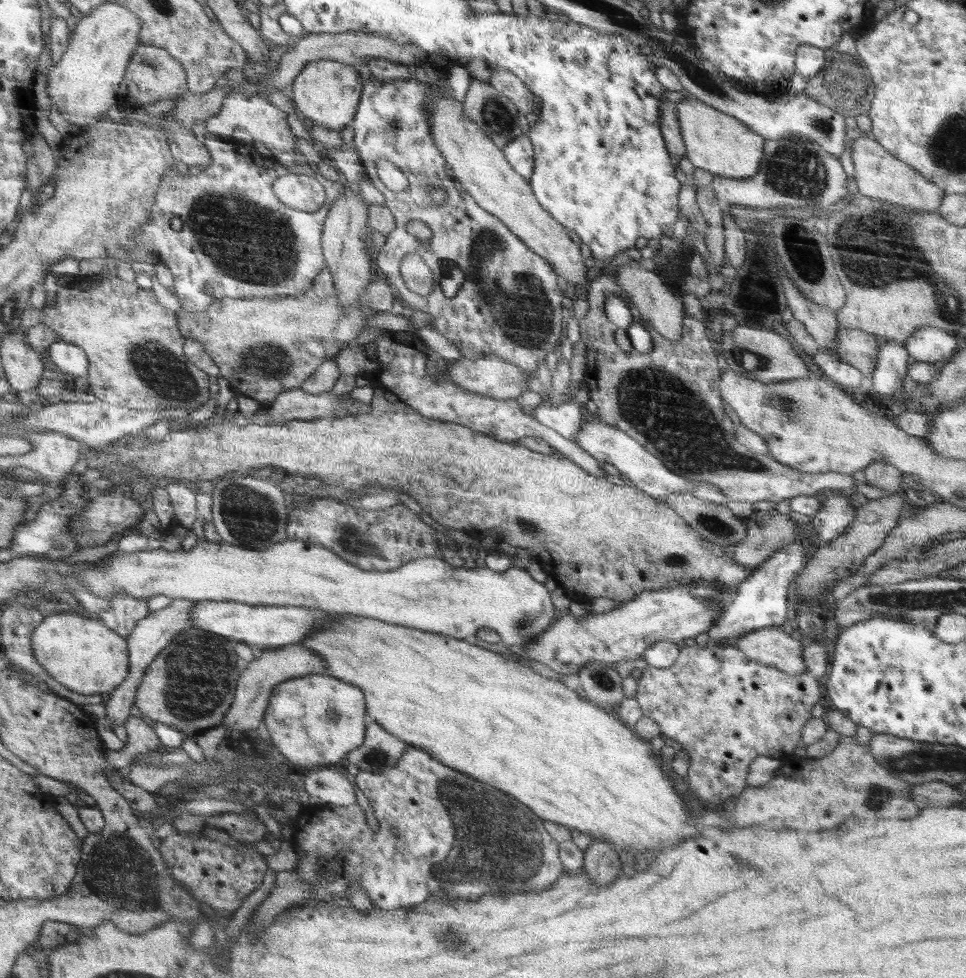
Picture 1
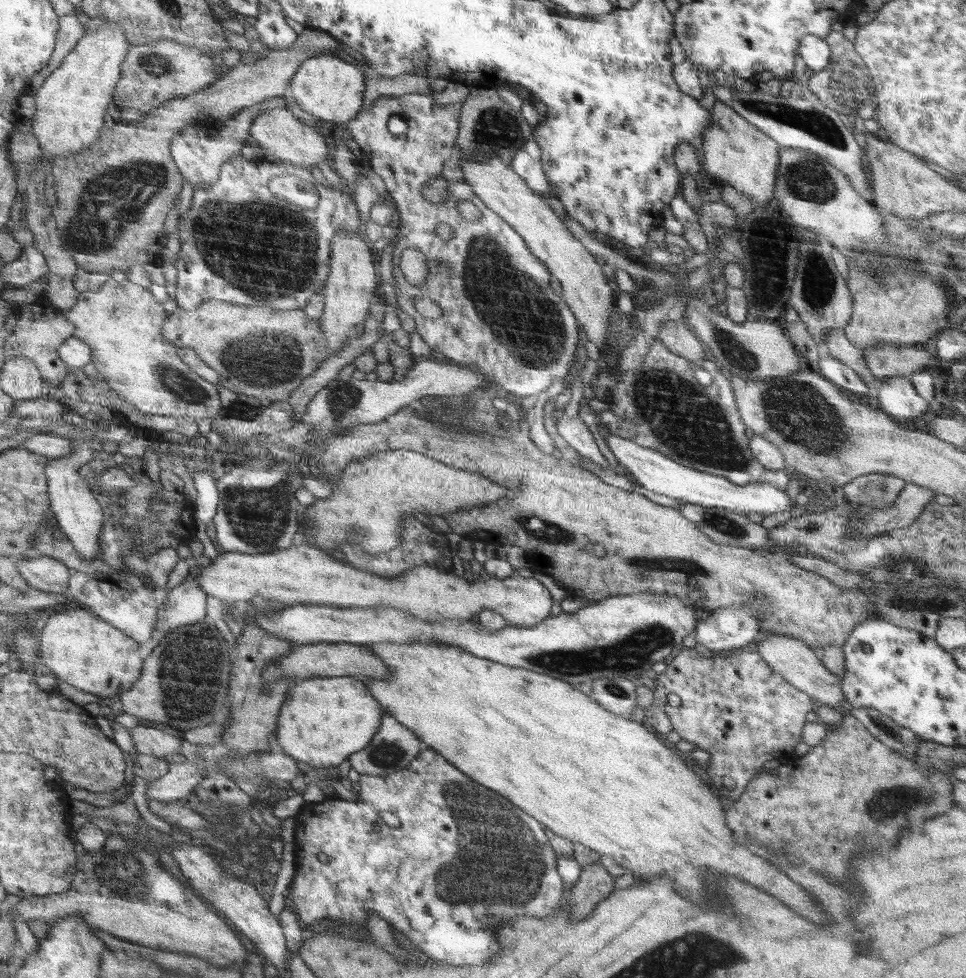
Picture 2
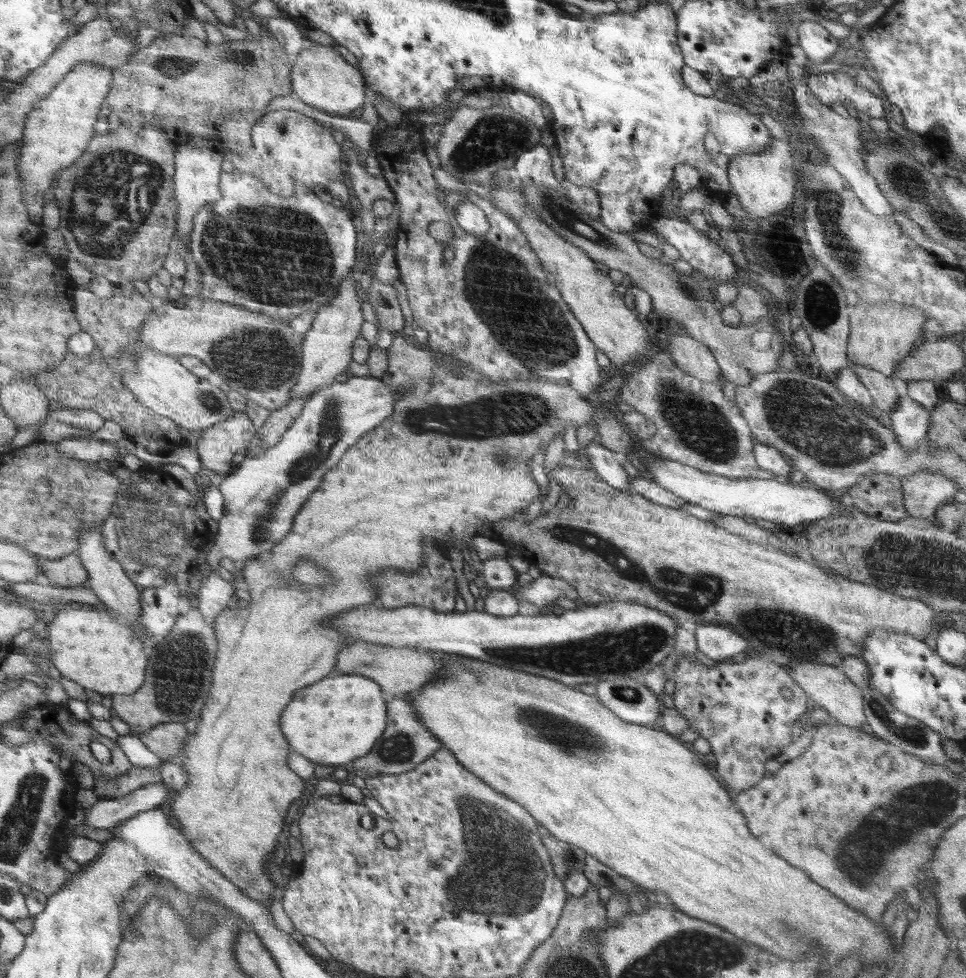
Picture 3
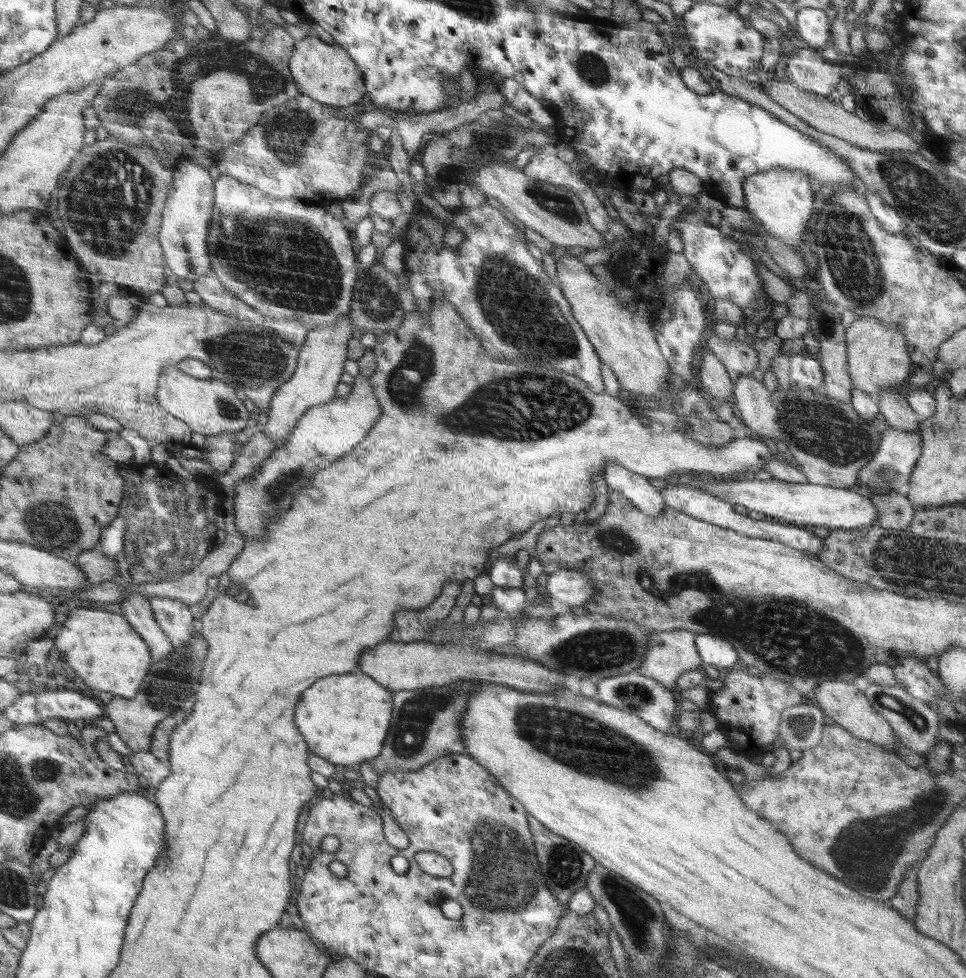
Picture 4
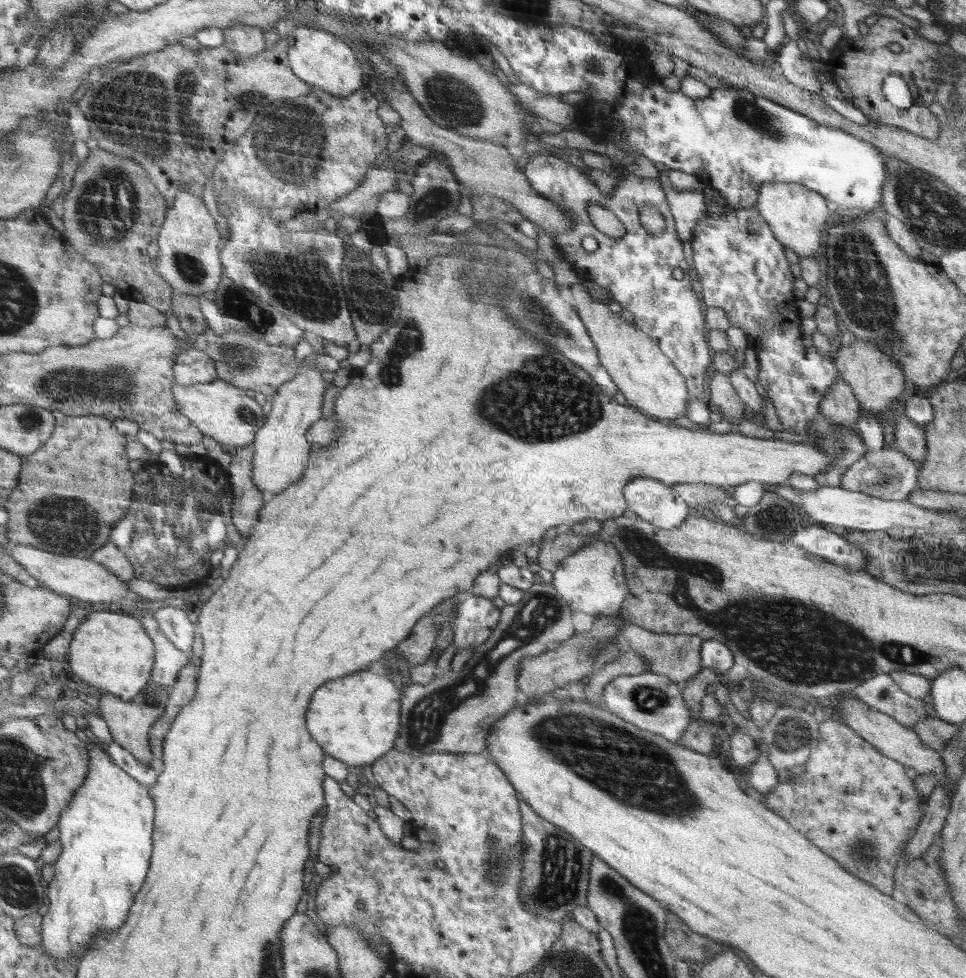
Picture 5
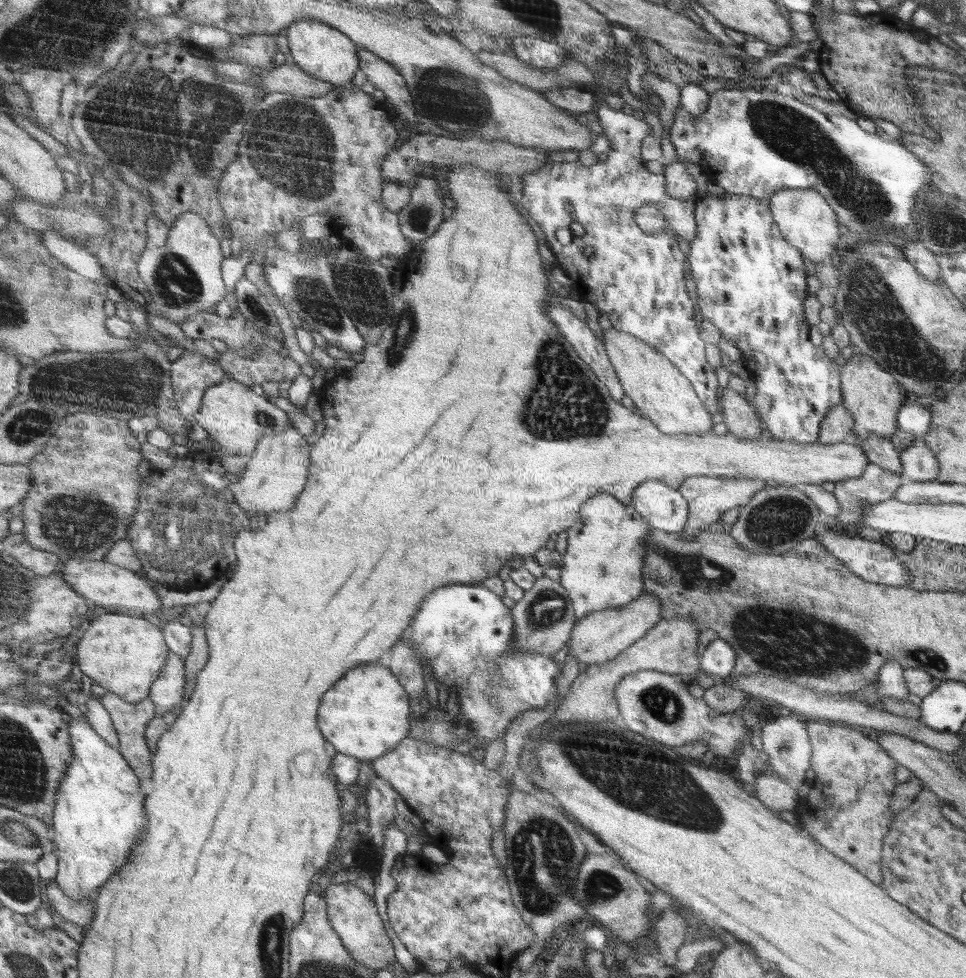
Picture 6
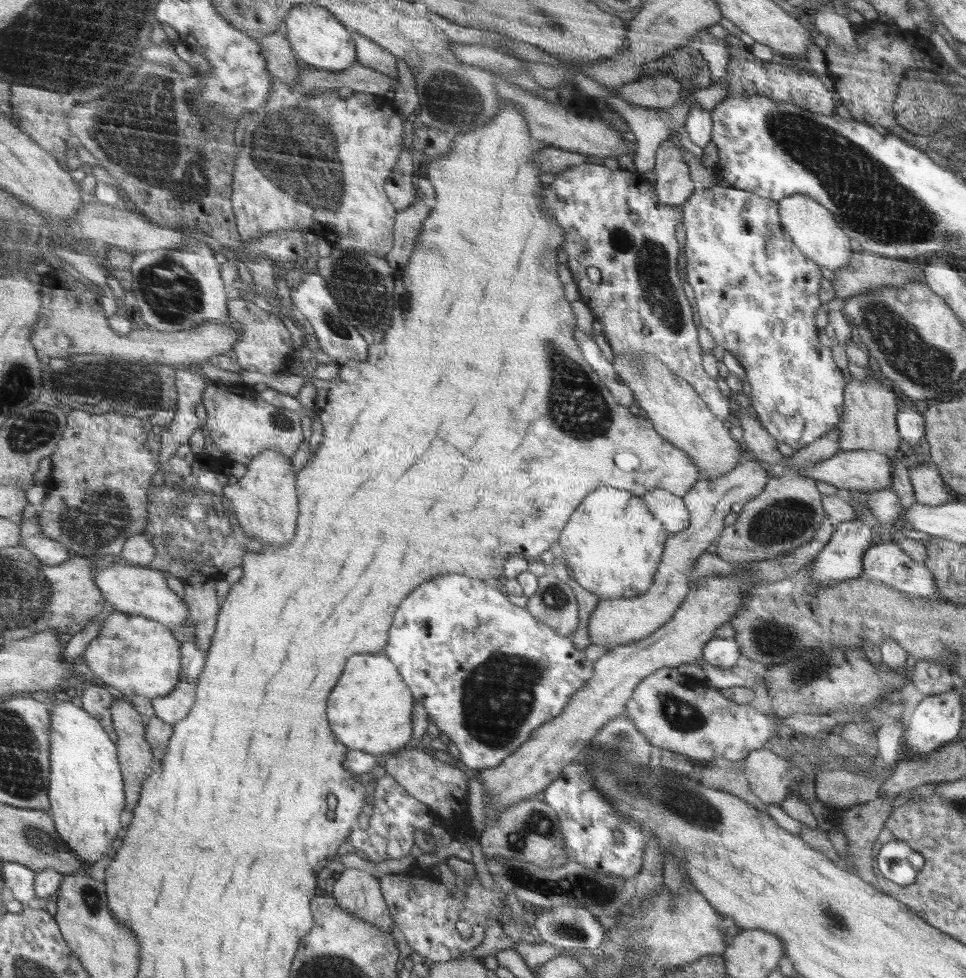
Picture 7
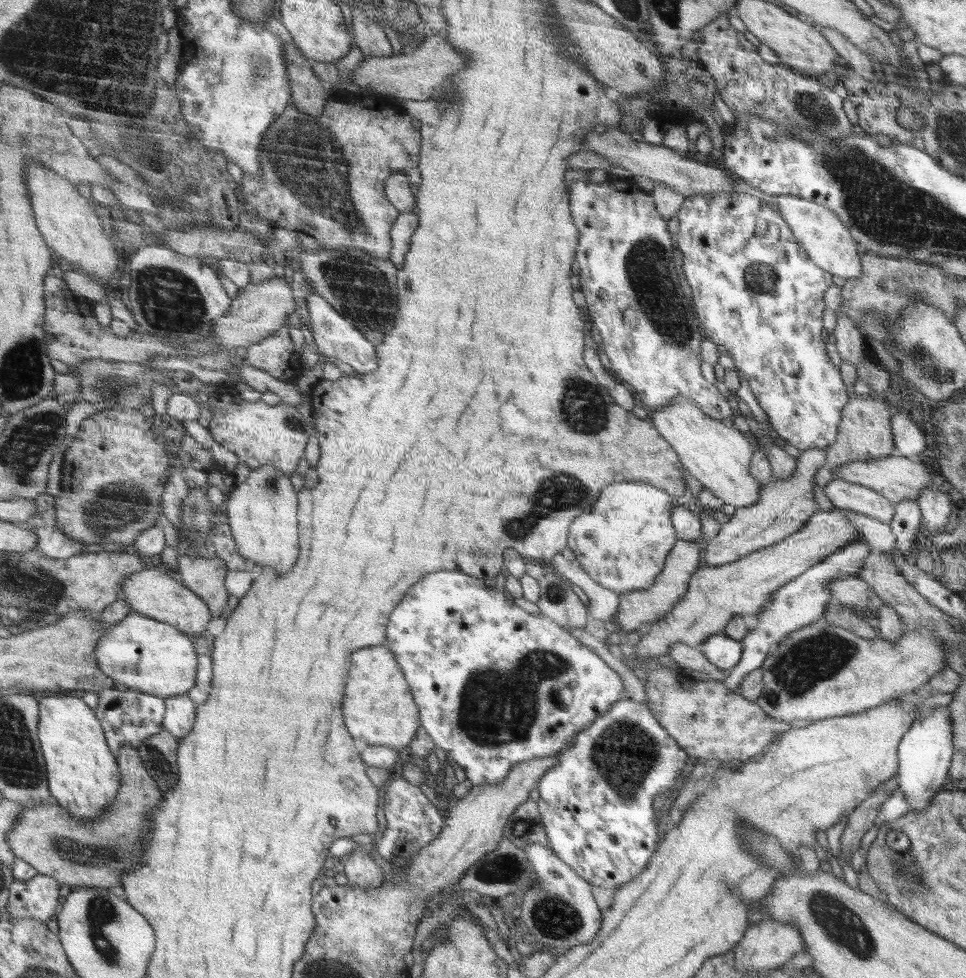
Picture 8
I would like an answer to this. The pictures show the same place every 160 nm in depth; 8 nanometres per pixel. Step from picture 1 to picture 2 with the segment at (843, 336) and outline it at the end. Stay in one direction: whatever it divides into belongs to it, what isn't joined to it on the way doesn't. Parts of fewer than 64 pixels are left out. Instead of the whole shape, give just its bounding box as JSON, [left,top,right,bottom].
[862,345,947,382]

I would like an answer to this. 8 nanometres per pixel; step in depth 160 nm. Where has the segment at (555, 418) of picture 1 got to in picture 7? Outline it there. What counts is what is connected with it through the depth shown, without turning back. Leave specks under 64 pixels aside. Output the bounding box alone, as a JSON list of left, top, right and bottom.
[640,488,691,533]

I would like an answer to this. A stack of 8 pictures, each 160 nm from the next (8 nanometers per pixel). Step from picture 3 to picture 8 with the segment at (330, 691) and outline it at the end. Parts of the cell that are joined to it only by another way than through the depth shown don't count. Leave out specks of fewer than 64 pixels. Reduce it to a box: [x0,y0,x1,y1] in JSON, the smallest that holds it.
[342,644,421,748]

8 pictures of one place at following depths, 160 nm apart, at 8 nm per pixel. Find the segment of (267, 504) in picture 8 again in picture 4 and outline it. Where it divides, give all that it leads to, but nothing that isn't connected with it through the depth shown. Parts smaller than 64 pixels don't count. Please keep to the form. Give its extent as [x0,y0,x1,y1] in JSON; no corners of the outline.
[262,315,352,450]

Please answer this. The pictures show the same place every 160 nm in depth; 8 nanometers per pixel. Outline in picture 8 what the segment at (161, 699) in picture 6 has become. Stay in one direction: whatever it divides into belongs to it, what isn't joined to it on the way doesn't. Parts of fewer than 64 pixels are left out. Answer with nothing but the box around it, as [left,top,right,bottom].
[165,693,197,741]

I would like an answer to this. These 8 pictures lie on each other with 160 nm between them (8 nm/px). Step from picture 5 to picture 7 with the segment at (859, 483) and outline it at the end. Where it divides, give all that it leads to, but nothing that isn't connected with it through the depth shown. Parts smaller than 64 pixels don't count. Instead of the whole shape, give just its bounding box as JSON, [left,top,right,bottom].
[807,490,881,593]

